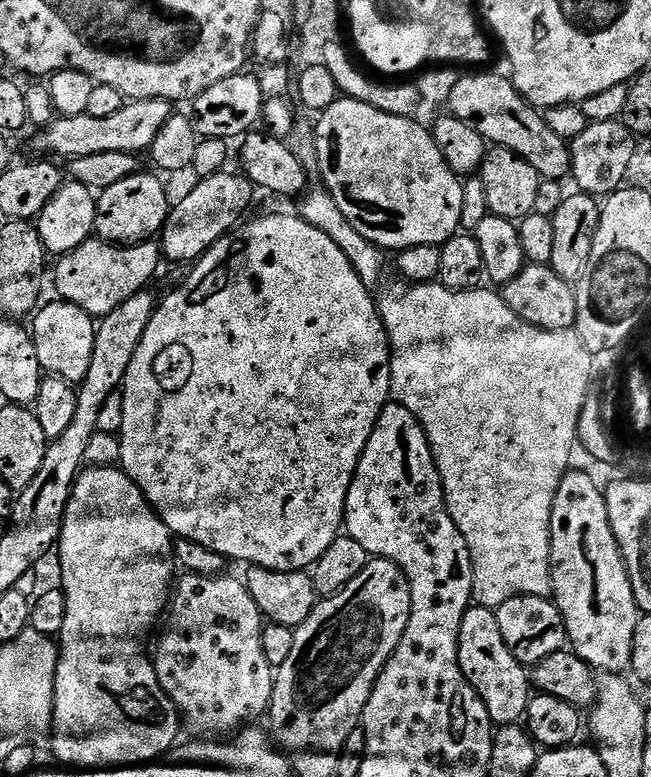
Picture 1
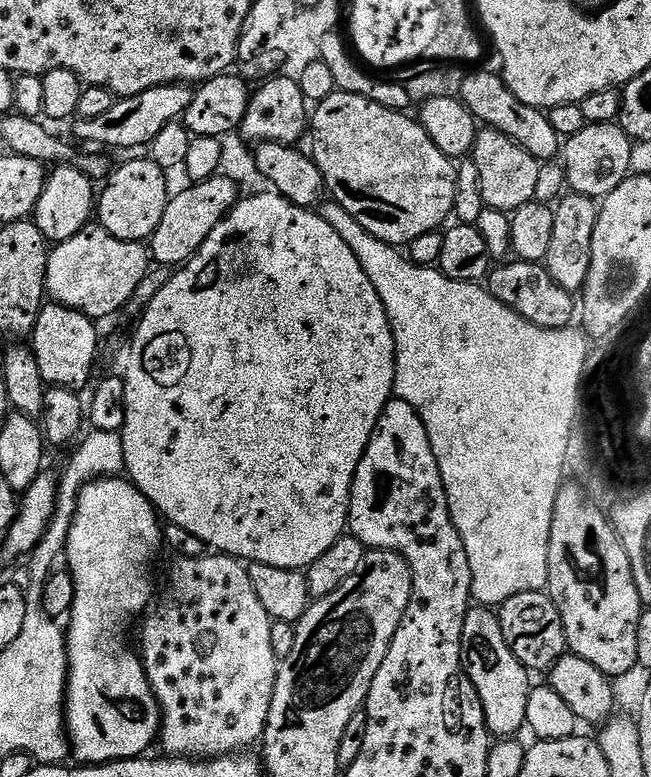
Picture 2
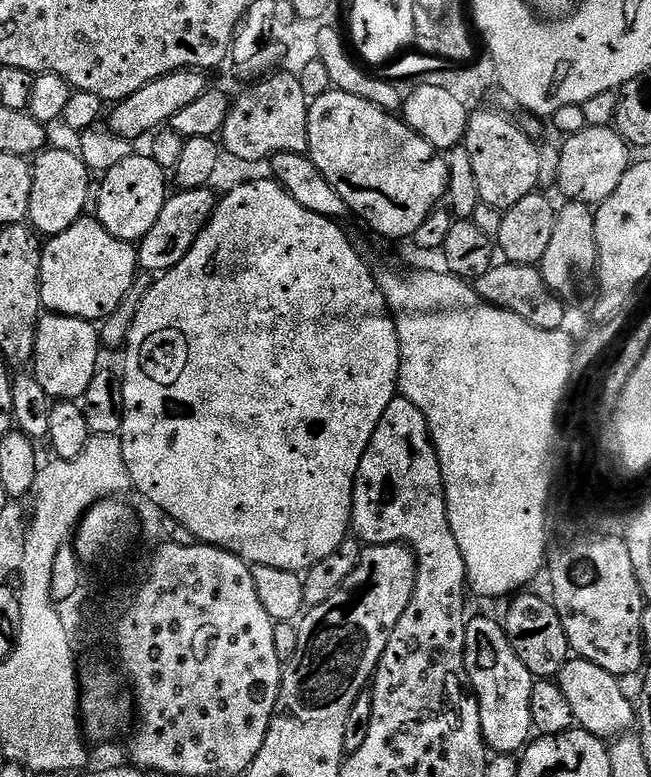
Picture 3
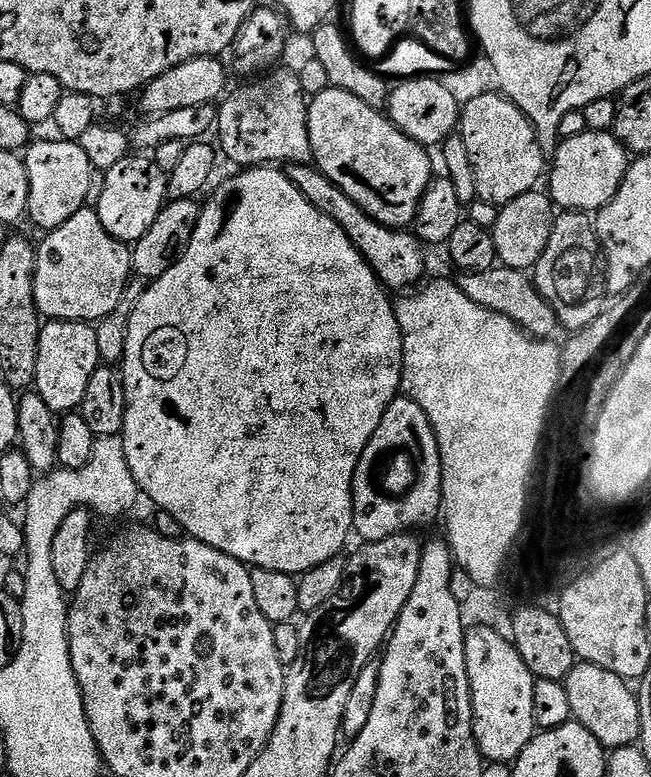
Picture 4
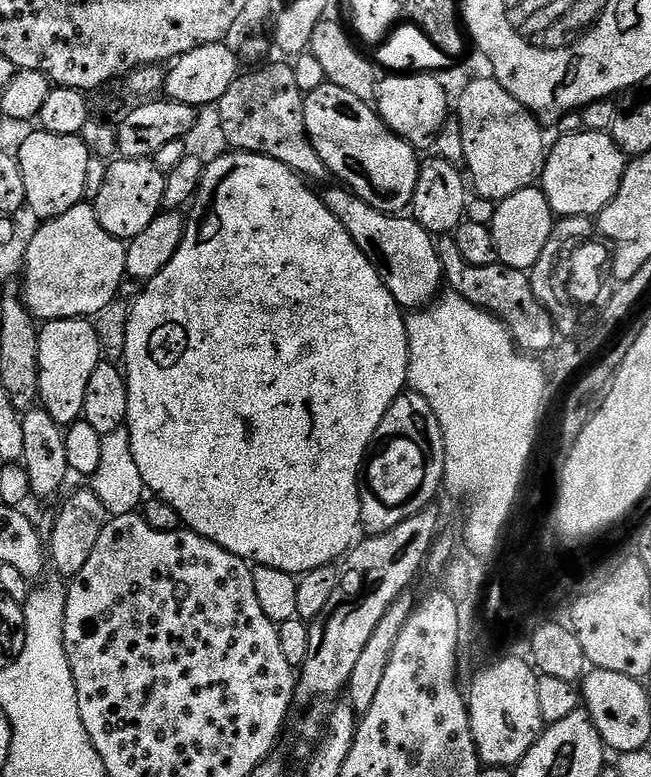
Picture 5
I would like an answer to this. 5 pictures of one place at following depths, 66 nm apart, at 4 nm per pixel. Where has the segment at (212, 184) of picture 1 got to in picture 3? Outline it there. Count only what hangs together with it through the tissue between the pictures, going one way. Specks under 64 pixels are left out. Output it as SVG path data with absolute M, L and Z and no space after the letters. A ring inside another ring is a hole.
M209 187L180 190L169 195L162 206L162 214L158 214L158 222L154 222L154 226L150 226L150 234L138 242L139 267L146 272L163 274L178 266L178 262L190 254L190 246L194 246L198 234L208 224L217 203L217 193Z

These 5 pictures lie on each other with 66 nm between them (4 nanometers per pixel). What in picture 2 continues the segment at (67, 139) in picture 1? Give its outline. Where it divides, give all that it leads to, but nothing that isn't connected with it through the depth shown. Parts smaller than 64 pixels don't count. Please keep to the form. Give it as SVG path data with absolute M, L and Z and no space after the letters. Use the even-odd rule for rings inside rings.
M167 84L146 90L137 96L117 99L102 114L102 118L80 120L77 123L76 136L80 140L89 140L89 145L105 144L108 148L140 148L151 145L162 130L162 126L177 123L184 111L190 106L194 92L187 84Z

